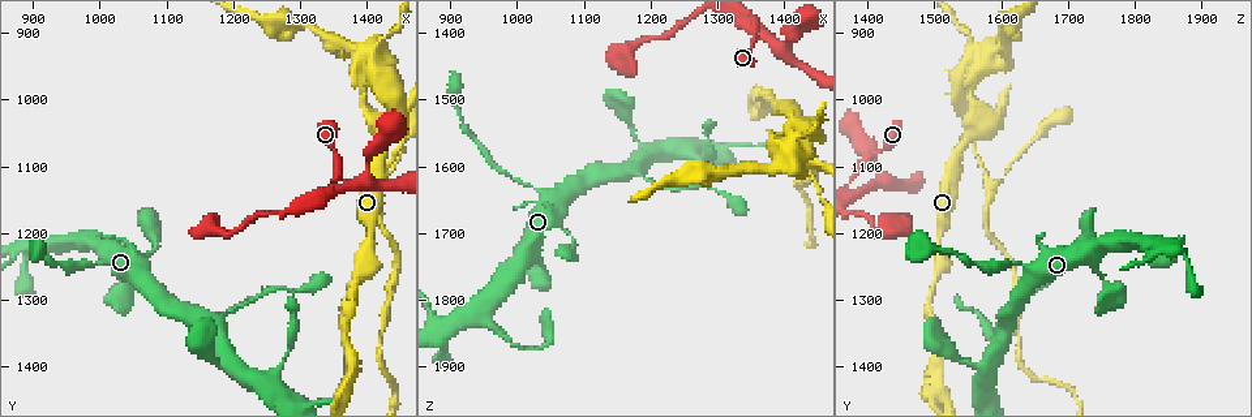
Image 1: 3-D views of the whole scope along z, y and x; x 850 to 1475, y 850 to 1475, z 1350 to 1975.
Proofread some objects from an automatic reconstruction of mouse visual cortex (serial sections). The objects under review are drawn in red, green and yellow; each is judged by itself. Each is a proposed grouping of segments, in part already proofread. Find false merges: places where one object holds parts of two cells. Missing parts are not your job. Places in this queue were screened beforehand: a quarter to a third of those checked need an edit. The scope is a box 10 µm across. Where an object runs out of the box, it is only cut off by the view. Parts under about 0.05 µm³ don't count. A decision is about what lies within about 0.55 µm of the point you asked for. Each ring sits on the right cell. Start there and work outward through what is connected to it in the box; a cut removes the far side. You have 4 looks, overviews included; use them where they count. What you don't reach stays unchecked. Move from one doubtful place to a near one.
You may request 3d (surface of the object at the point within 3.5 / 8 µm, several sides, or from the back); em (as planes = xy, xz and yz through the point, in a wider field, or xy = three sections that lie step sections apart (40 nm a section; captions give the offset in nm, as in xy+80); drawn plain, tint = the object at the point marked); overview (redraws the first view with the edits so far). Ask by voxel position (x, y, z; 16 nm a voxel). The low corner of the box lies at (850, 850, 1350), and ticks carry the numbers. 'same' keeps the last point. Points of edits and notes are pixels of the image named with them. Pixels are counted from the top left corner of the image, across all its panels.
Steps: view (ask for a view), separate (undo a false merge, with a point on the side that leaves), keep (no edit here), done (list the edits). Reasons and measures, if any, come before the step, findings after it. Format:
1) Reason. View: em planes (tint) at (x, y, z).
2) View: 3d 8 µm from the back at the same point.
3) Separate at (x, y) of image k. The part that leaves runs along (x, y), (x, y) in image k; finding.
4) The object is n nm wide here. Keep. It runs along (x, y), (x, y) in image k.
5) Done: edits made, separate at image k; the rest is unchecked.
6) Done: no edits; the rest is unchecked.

Four or more arms meet. View: 3d 8 µm from the back at (1405, 945, 1575).

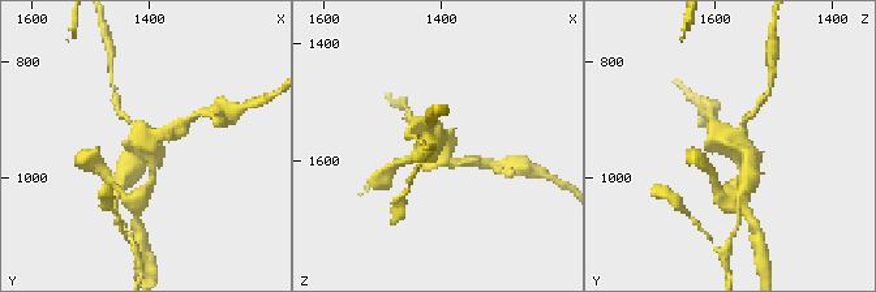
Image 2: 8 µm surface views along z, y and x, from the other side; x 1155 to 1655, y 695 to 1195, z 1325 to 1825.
Need the tissue. View: em xy step 2 (tint) at the same point.

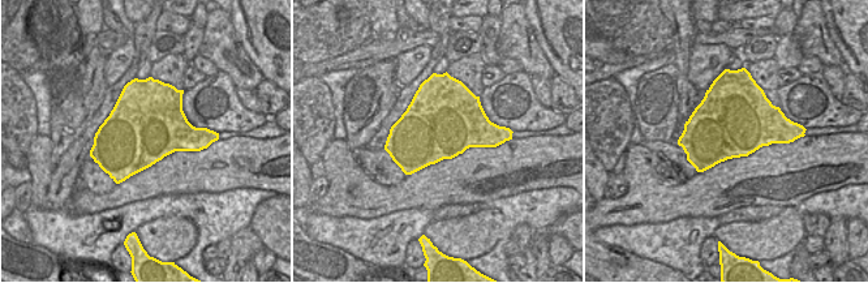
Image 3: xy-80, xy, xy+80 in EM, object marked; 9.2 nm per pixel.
The object is 700 nm wide here. Separate at (754, 162) of image 2. A second cell is stuck on.

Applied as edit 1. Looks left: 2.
Redraw. View: overview.

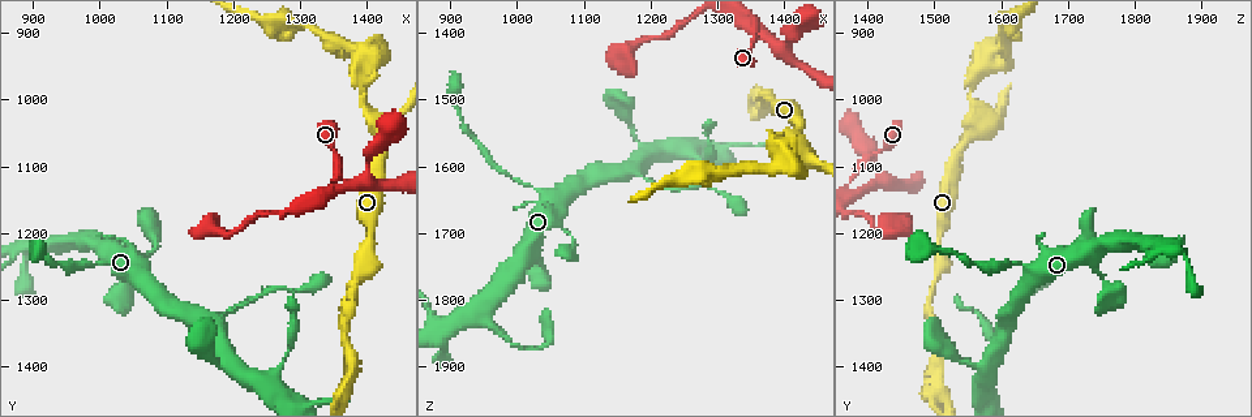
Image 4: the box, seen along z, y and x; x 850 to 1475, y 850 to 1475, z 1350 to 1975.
Arms part here. View: 3d 3.5 µm at (1165, 1345, 1605).

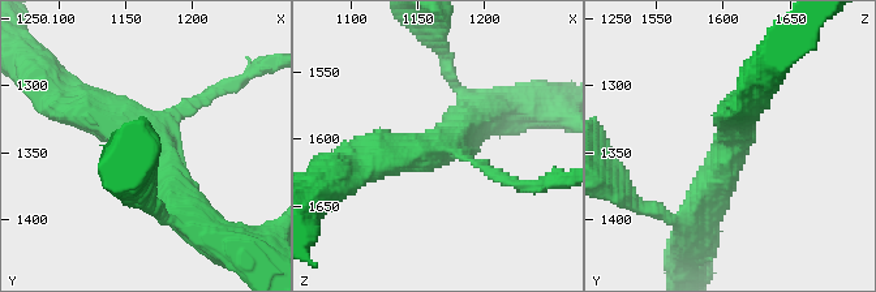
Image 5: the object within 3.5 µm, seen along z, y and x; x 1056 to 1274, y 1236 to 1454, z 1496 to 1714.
3 arms meet here. Keep. It runs along (76, 107), (128, 128), (192, 215) in image 5; one cell here.

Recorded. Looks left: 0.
Done: edits made, separate at image 2; the rest is unchecked.

